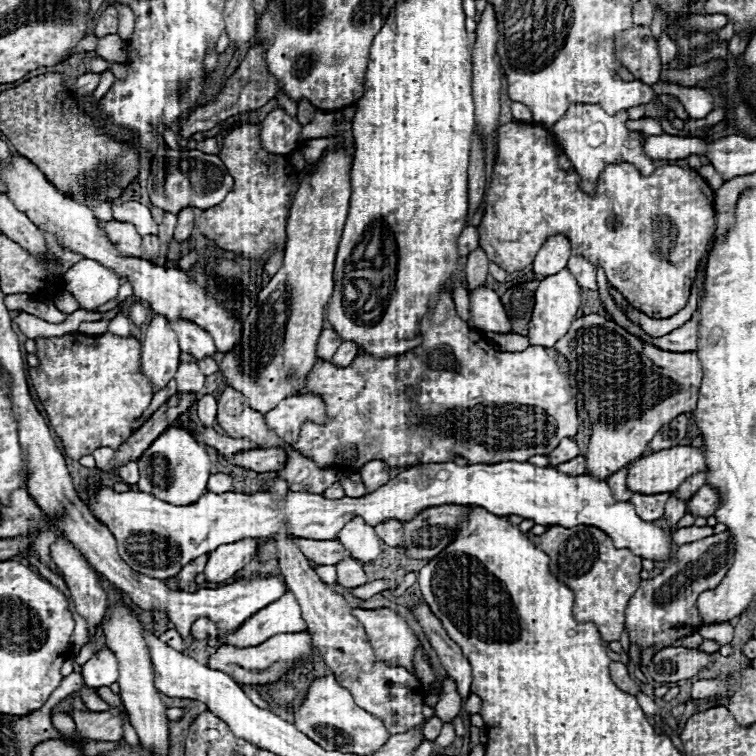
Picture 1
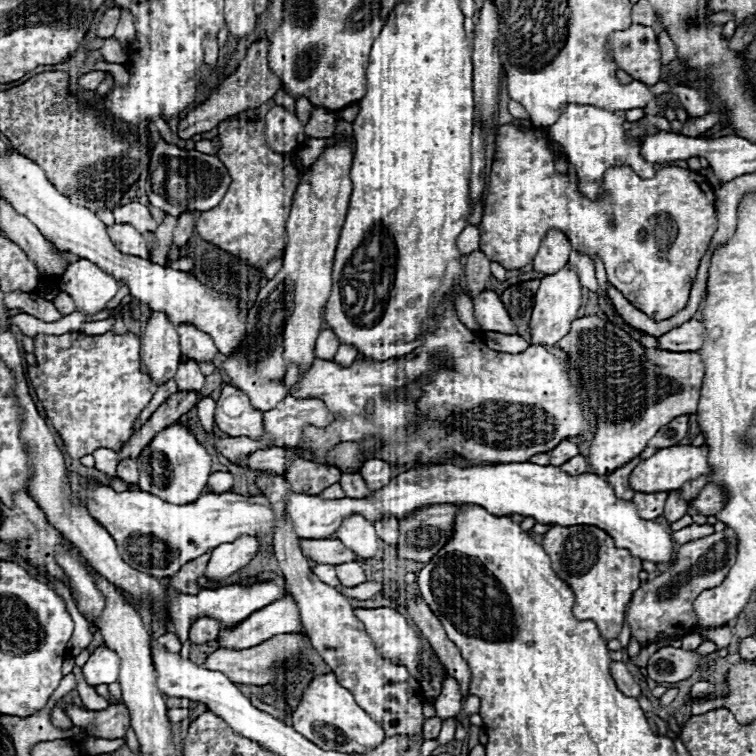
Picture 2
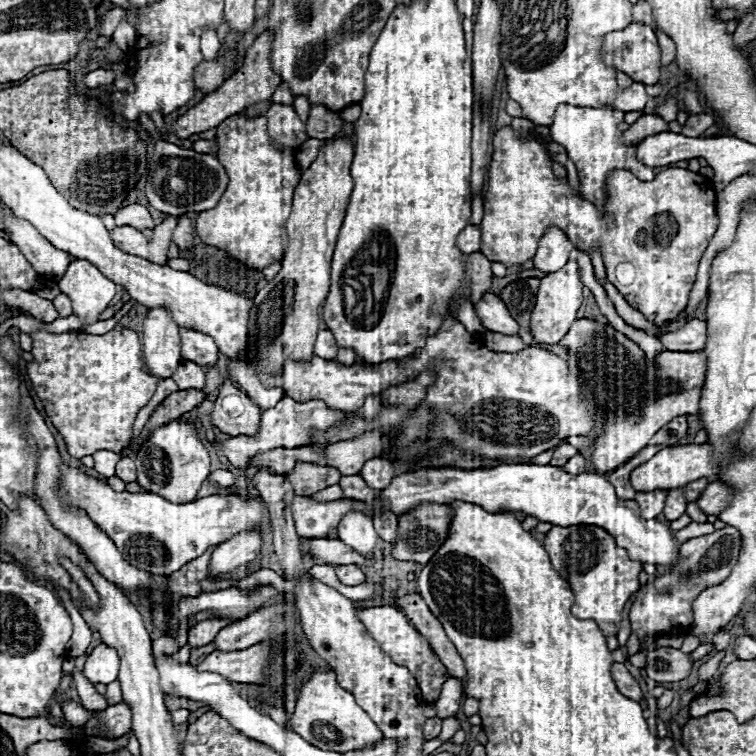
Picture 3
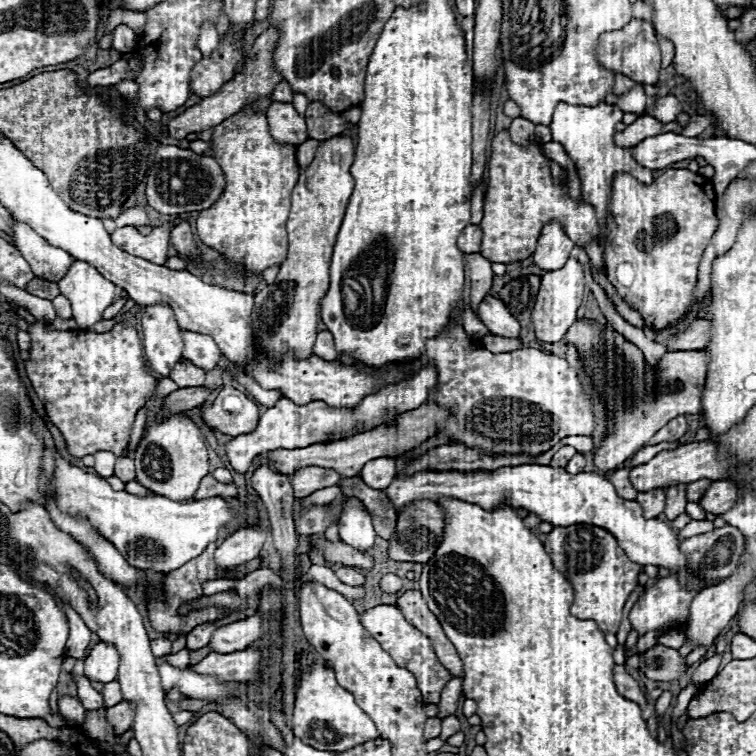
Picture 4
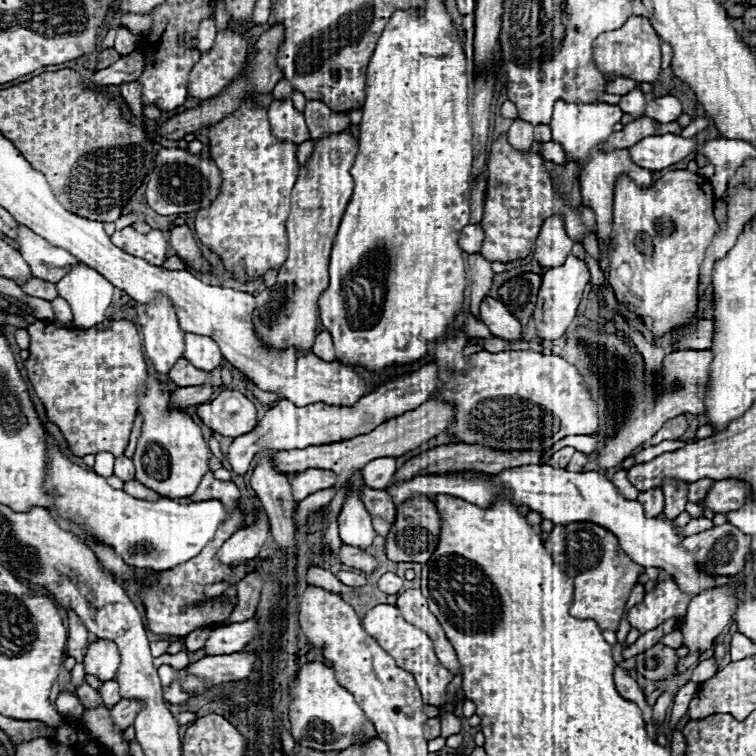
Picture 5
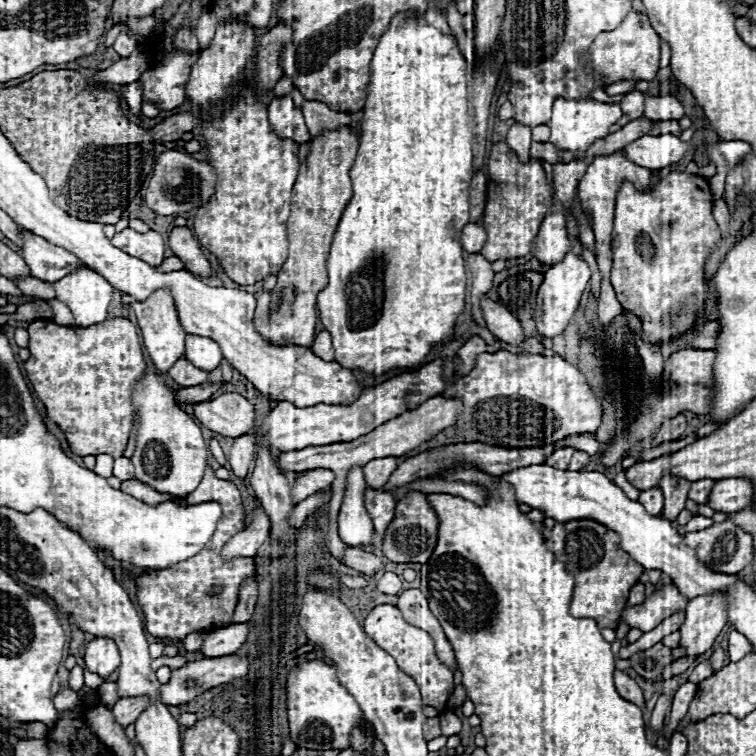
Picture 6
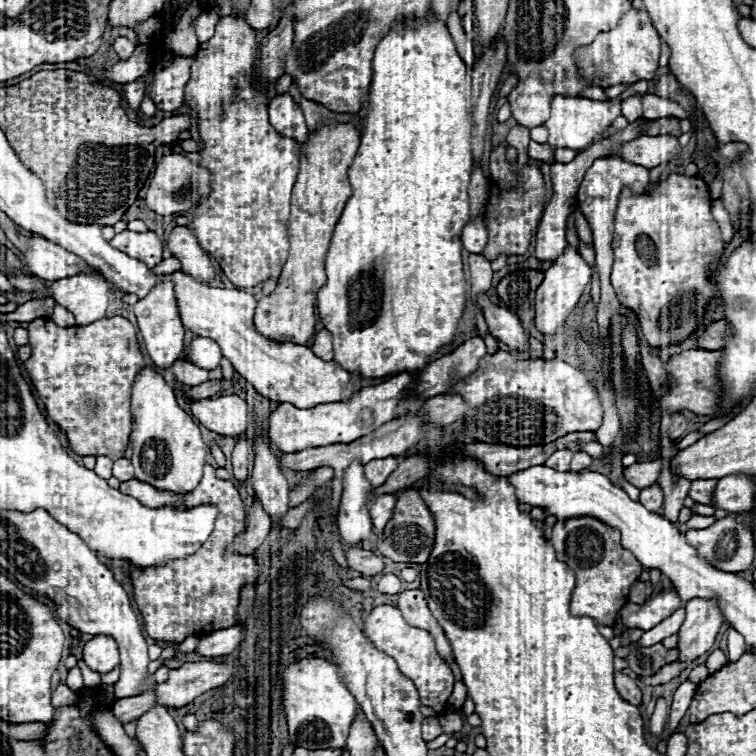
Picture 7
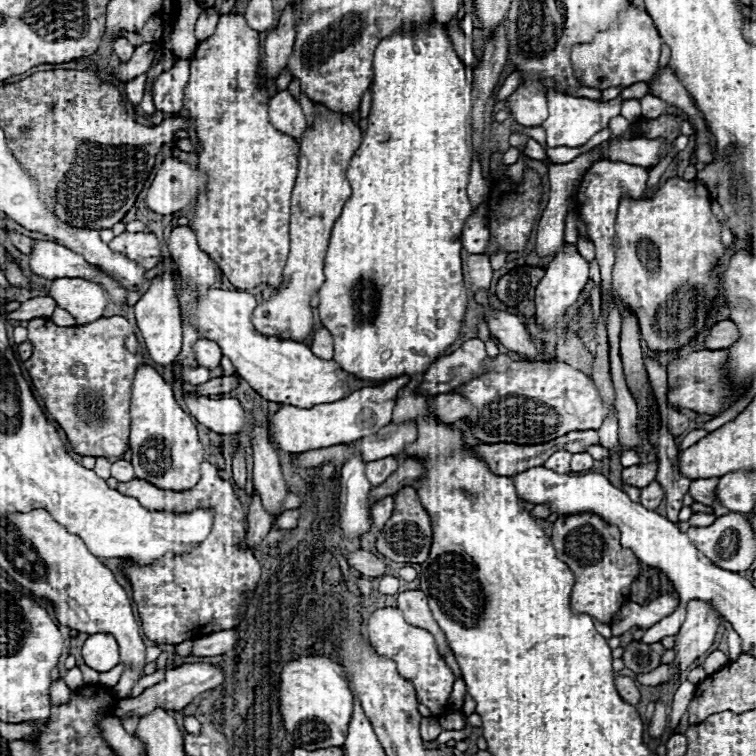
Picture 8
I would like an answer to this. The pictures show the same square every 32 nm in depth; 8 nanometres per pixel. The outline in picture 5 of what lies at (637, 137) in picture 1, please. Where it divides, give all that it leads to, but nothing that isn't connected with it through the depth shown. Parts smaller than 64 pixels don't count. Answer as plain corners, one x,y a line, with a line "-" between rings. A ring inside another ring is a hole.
564,100
556,102
554,114
550,120
552,128
552,142
562,144
562,148
570,154
570,158
578,164
584,164
584,172
580,172
580,190
582,190
582,204
590,206
596,214
596,226
598,226
598,244
600,244
600,268
604,276
608,276
608,260
606,260
606,246
610,236
610,222
612,222
612,194
614,184
620,174
628,174
632,180
638,182
638,186
650,186
652,184
652,172
636,166
628,154
628,148
620,150
602,150
600,144
608,142
610,134
614,132
614,124
620,122
622,110
616,104
568,104

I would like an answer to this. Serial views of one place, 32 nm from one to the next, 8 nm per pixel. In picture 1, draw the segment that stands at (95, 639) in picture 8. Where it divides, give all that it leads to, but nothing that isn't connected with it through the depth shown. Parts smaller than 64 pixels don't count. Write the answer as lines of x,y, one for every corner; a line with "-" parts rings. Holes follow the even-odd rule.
110,650
96,652
84,666
82,676
88,688
98,690
100,686
110,686
118,680
118,662

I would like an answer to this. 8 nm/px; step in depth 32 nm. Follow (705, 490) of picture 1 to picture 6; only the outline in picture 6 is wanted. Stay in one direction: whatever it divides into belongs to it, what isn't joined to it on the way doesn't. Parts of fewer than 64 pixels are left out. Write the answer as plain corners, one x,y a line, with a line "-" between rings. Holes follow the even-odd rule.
724,478
714,484
706,506
714,508
716,512
736,512
752,504
752,494
752,482
746,478

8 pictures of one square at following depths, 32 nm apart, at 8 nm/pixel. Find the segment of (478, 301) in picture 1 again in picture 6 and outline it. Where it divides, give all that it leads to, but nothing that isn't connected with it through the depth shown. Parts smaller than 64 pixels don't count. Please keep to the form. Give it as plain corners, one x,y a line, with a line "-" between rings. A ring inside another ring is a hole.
486,296
486,300
480,302
480,306
482,306
482,316
486,320
486,326
496,338
500,338
506,344
514,344
514,346
524,342
524,332
522,332
520,320
516,316
512,316
506,310
506,306
490,300
488,296

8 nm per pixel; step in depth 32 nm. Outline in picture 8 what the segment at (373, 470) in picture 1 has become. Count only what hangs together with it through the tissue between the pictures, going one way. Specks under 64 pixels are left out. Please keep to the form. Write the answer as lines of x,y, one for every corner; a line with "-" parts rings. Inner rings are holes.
382,458
382,460
366,464
366,476
372,486
380,486
396,468
398,468
396,458

